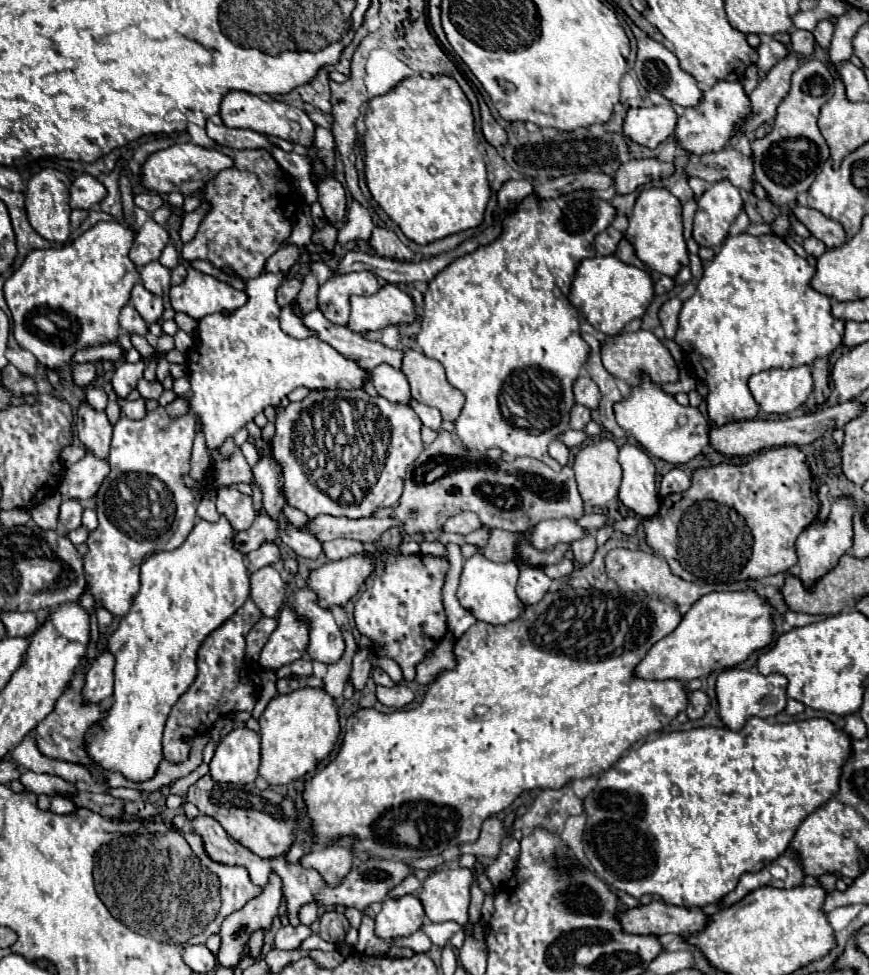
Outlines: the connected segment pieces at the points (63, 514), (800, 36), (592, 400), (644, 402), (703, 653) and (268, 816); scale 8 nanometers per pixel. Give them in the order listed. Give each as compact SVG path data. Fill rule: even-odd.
M65 500L59 510L59 522L67 530L75 530L81 526L81 514L83 514L83 508L77 500Z
M791 30L789 32L789 48L795 52L795 54L803 54L803 56L809 56L815 48L815 40L813 40L813 34L807 32L807 30Z
M579 376L573 384L573 394L575 394L575 402L583 404L587 408L597 408L599 400L601 400L601 392L599 386L589 378L589 376Z
M643 378L641 386L631 388L631 398L615 404L615 414L623 430L627 430L647 452L665 462L685 464L709 446L707 432L711 430L711 422L699 412L699 408L677 404L673 396L665 394L649 378Z
M753 590L745 592L711 592L701 596L679 626L663 640L655 642L647 656L635 666L635 676L643 680L681 680L709 676L725 668L739 666L751 652L765 648L771 642L773 620L771 606Z
M211 774L201 776L195 786L187 792L187 802L195 804L201 814L215 818L225 832L235 838L245 848L251 848L263 860L273 860L289 850L293 842L293 828L295 828L295 808L289 798L283 798L279 792L269 788L259 790L255 784L237 786L237 784L219 784L211 780Z

